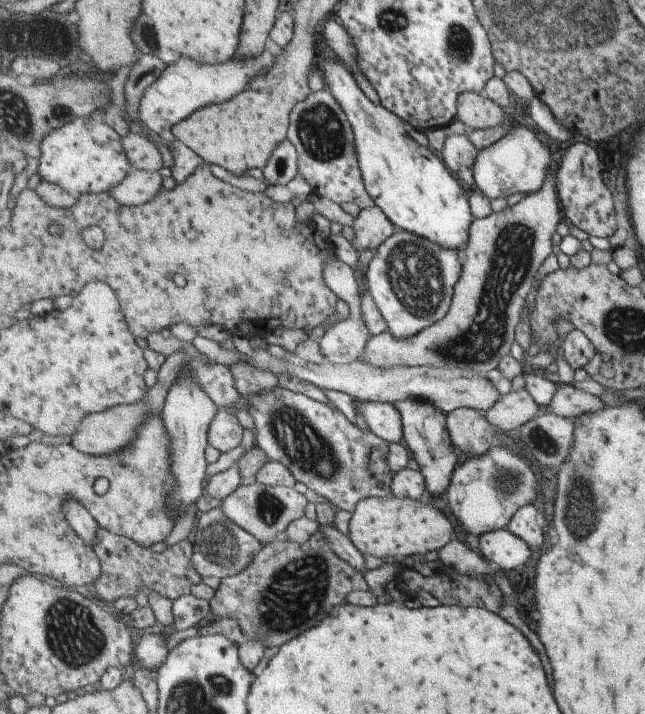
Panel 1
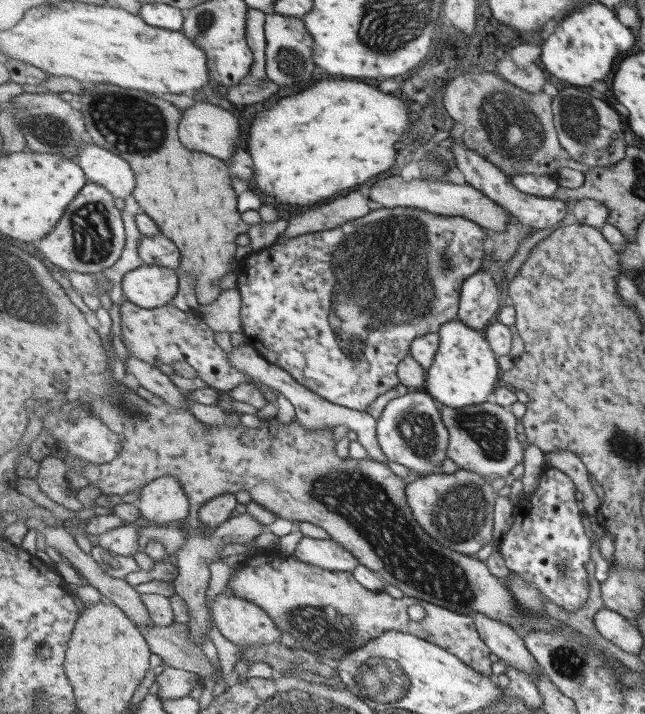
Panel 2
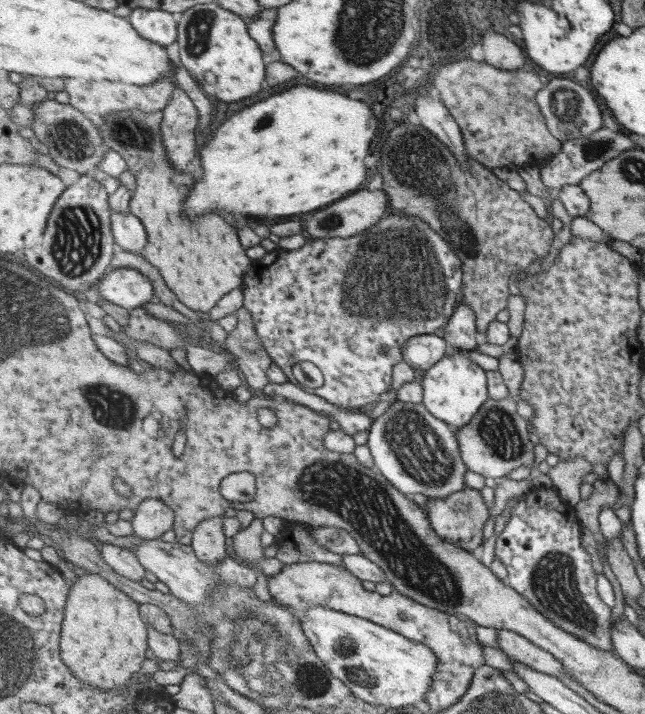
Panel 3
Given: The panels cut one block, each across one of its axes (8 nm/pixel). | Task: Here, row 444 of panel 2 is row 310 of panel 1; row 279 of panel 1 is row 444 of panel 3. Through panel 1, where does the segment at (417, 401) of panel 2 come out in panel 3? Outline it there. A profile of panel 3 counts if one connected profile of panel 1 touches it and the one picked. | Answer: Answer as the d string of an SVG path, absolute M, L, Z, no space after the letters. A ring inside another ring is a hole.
M423 402L394 403L375 419L369 428L367 444L375 460L375 469L405 496L421 494L421 504L431 499L447 499L460 490L469 489L465 482L468 467L461 457L457 431L437 418Z

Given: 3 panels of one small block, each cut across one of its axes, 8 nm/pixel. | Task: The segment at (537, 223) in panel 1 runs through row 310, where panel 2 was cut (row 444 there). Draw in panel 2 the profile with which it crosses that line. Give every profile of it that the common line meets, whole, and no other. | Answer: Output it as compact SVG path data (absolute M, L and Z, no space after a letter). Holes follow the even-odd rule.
M489 402L463 408L444 405L442 419L450 432L448 458L460 469L473 471L486 478L505 478L524 462L526 443L521 434L517 434L520 419L515 418L509 408Z

